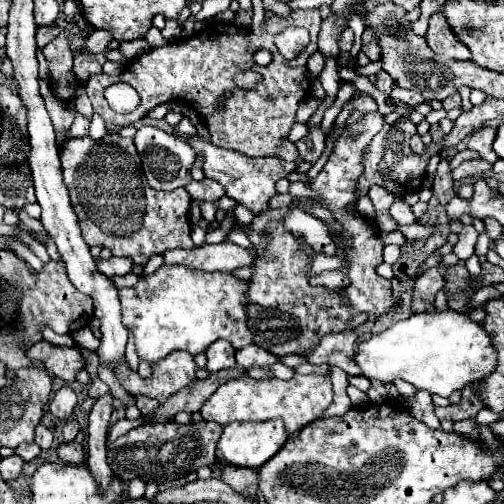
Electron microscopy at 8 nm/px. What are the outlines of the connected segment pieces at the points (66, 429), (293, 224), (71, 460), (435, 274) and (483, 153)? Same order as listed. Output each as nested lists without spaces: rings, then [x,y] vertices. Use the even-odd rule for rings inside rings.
[[[67,420],[65,426],[63,426],[63,442],[73,442],[75,436],[79,432],[79,422],[77,420]]]
[[[291,210],[291,214],[287,214],[285,218],[285,226],[295,236],[301,236],[315,252],[321,252],[327,256],[335,254],[335,242],[331,238],[330,230],[311,214],[305,214],[301,210]]]
[[[69,444],[69,446],[63,446],[63,450],[57,450],[59,458],[65,462],[65,464],[79,464],[79,462],[85,462],[85,448],[83,444]]]
[[[437,264],[433,268],[427,268],[425,272],[421,272],[415,280],[415,288],[413,288],[413,304],[411,310],[413,312],[421,312],[423,310],[423,298],[427,298],[427,302],[431,302],[435,298],[435,294],[447,284],[445,276],[447,276],[447,264]]]
[[[485,126],[485,128],[481,128],[481,130],[477,130],[477,132],[473,132],[473,134],[469,136],[467,148],[479,152],[479,156],[481,156],[483,160],[487,160],[489,164],[493,164],[493,162],[497,160],[497,154],[495,154],[493,148],[491,148],[495,134],[497,134],[497,128],[495,128],[495,126]]]

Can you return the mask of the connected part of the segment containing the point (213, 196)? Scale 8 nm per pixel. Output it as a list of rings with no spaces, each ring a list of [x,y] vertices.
[[[203,178],[201,182],[197,180],[191,180],[185,190],[189,192],[191,198],[201,198],[201,200],[207,200],[207,202],[213,202],[213,200],[219,200],[221,196],[225,196],[225,190],[219,182],[211,180],[211,178]]]

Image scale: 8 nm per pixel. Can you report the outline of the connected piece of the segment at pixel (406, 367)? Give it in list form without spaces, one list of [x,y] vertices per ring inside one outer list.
[[[455,310],[441,314],[411,314],[407,320],[399,320],[385,332],[365,340],[353,360],[369,380],[393,384],[395,378],[401,378],[415,388],[423,388],[445,398],[449,398],[457,388],[483,380],[497,364],[495,350],[481,324]]]

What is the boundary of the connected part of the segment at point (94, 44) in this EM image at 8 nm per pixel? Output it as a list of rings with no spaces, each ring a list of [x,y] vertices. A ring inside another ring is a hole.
[[[95,30],[95,32],[87,38],[85,48],[87,48],[91,54],[97,54],[97,52],[103,52],[111,40],[113,40],[113,38],[111,38],[111,30]]]

